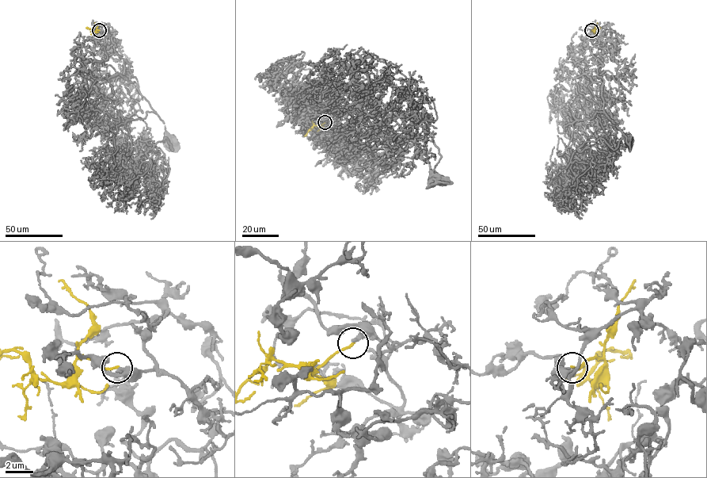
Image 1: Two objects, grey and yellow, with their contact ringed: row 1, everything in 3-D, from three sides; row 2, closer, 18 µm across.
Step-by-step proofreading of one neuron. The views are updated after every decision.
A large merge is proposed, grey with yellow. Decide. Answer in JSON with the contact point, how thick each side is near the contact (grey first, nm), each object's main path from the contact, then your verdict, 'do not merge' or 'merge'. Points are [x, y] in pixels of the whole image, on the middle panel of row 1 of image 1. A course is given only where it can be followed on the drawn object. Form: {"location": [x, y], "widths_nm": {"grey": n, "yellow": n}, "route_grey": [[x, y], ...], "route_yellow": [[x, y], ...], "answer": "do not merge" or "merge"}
{"location": [324, 122], "widths_nm": {"grey": 380, "yellow": 180}, "route_grey": [[324, 122], [413, 142], [376, 85], [362, 104], [370, 135], [412, 101], [437, 180]], "route_yellow": [[324, 122], [320, 126], [314, 124], [303, 136]], "answer": "merge"}

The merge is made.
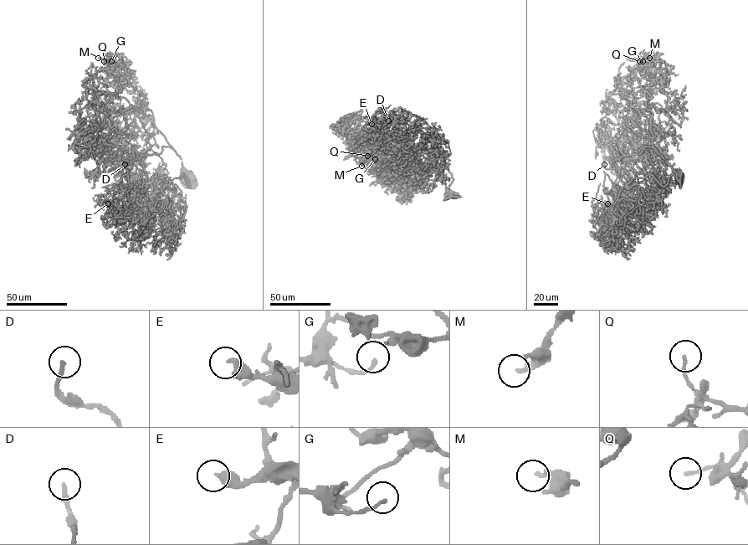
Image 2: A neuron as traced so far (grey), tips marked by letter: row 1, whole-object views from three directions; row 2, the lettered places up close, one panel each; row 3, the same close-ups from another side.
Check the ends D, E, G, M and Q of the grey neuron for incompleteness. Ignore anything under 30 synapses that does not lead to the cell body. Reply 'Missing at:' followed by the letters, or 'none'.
Missing at: D, E

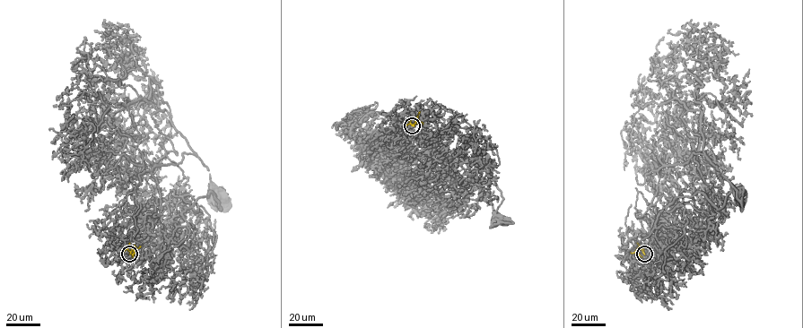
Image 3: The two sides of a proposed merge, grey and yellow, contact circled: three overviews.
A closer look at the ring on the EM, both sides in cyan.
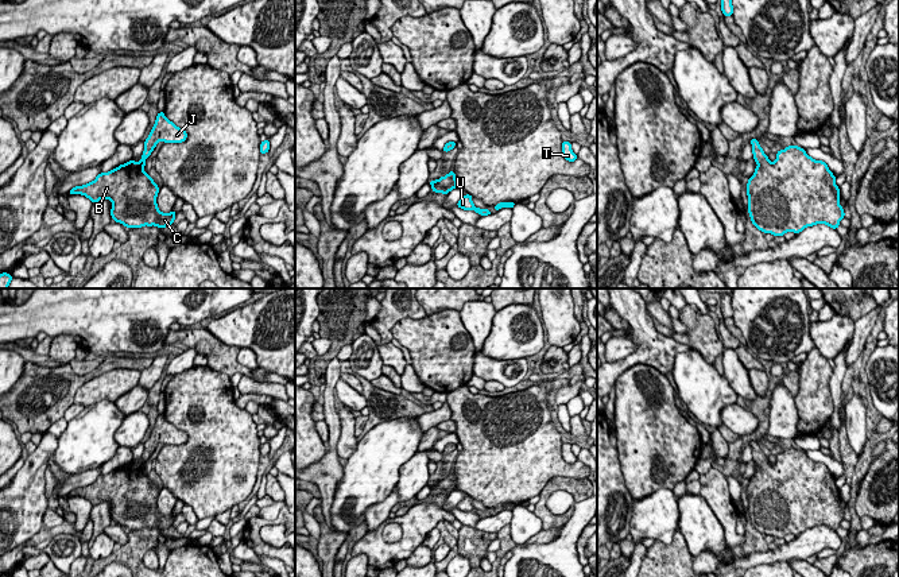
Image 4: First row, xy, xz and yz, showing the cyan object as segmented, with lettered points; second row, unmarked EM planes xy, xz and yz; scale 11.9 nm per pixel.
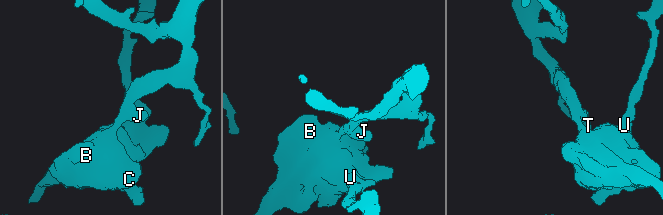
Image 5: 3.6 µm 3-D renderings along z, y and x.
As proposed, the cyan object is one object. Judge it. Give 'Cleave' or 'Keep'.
Keep

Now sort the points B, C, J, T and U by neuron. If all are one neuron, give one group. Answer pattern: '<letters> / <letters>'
B C J T U

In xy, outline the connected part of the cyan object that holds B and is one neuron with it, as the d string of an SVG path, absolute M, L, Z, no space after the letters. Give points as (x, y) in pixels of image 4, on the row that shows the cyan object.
M163 111L156 115L155 124L144 140L144 151L139 162L132 159L108 173L100 173L94 181L73 187L69 194L85 195L93 204L109 200L113 221L127 228L144 225L166 228L174 222L177 213L171 210L166 214L159 210L156 204L159 187L144 171L146 159L159 142L182 143L186 139L187 132L170 121Z

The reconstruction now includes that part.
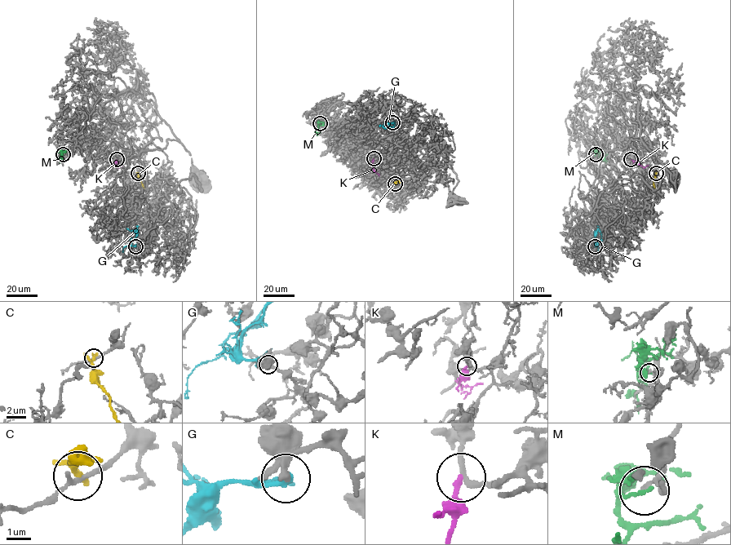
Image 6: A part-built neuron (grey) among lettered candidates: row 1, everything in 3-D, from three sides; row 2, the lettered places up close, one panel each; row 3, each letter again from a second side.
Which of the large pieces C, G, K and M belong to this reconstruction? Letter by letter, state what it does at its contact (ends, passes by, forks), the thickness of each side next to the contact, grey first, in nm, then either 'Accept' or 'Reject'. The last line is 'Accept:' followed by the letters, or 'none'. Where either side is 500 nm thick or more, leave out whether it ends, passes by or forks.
C: It passes by. Thickness 190 nm (grey) against 200 nm. Reject
G: It ends there. Thickness 280 nm (grey) against 280 nm. Reject
K: It ends there. Thickness 200 nm (grey) against 180 nm. Reject
M: It ends there. Thickness 110 nm (grey) against 160 nm. Reject
Accept: none

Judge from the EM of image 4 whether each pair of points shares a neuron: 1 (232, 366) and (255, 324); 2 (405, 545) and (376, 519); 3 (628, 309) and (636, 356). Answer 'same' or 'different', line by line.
1: different
2: different
3: same

